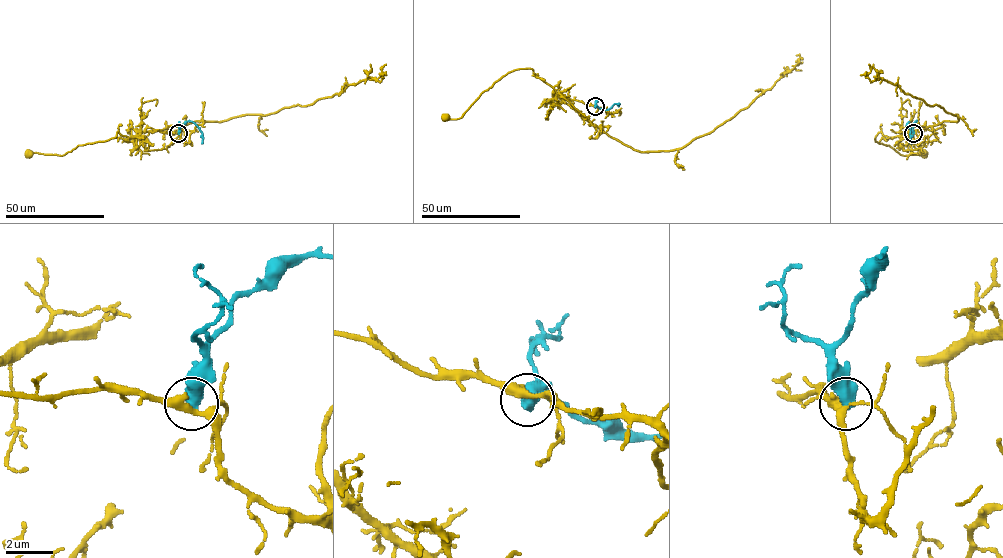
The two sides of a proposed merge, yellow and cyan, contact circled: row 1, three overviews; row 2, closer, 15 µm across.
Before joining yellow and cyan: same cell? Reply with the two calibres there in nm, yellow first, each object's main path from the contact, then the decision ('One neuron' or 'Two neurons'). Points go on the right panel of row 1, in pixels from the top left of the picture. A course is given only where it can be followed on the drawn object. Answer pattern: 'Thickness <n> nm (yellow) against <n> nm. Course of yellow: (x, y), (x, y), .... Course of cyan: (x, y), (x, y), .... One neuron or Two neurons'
Thickness 280 nm (yellow) against 700 nm. Course of yellow: (913, 133), (908, 133), (906, 128), (893, 137), (879, 132), (875, 140), (904, 155), (923, 152). Course of cyan: (913, 133), (916, 121), (910, 127), (911, 143). Two neurons

